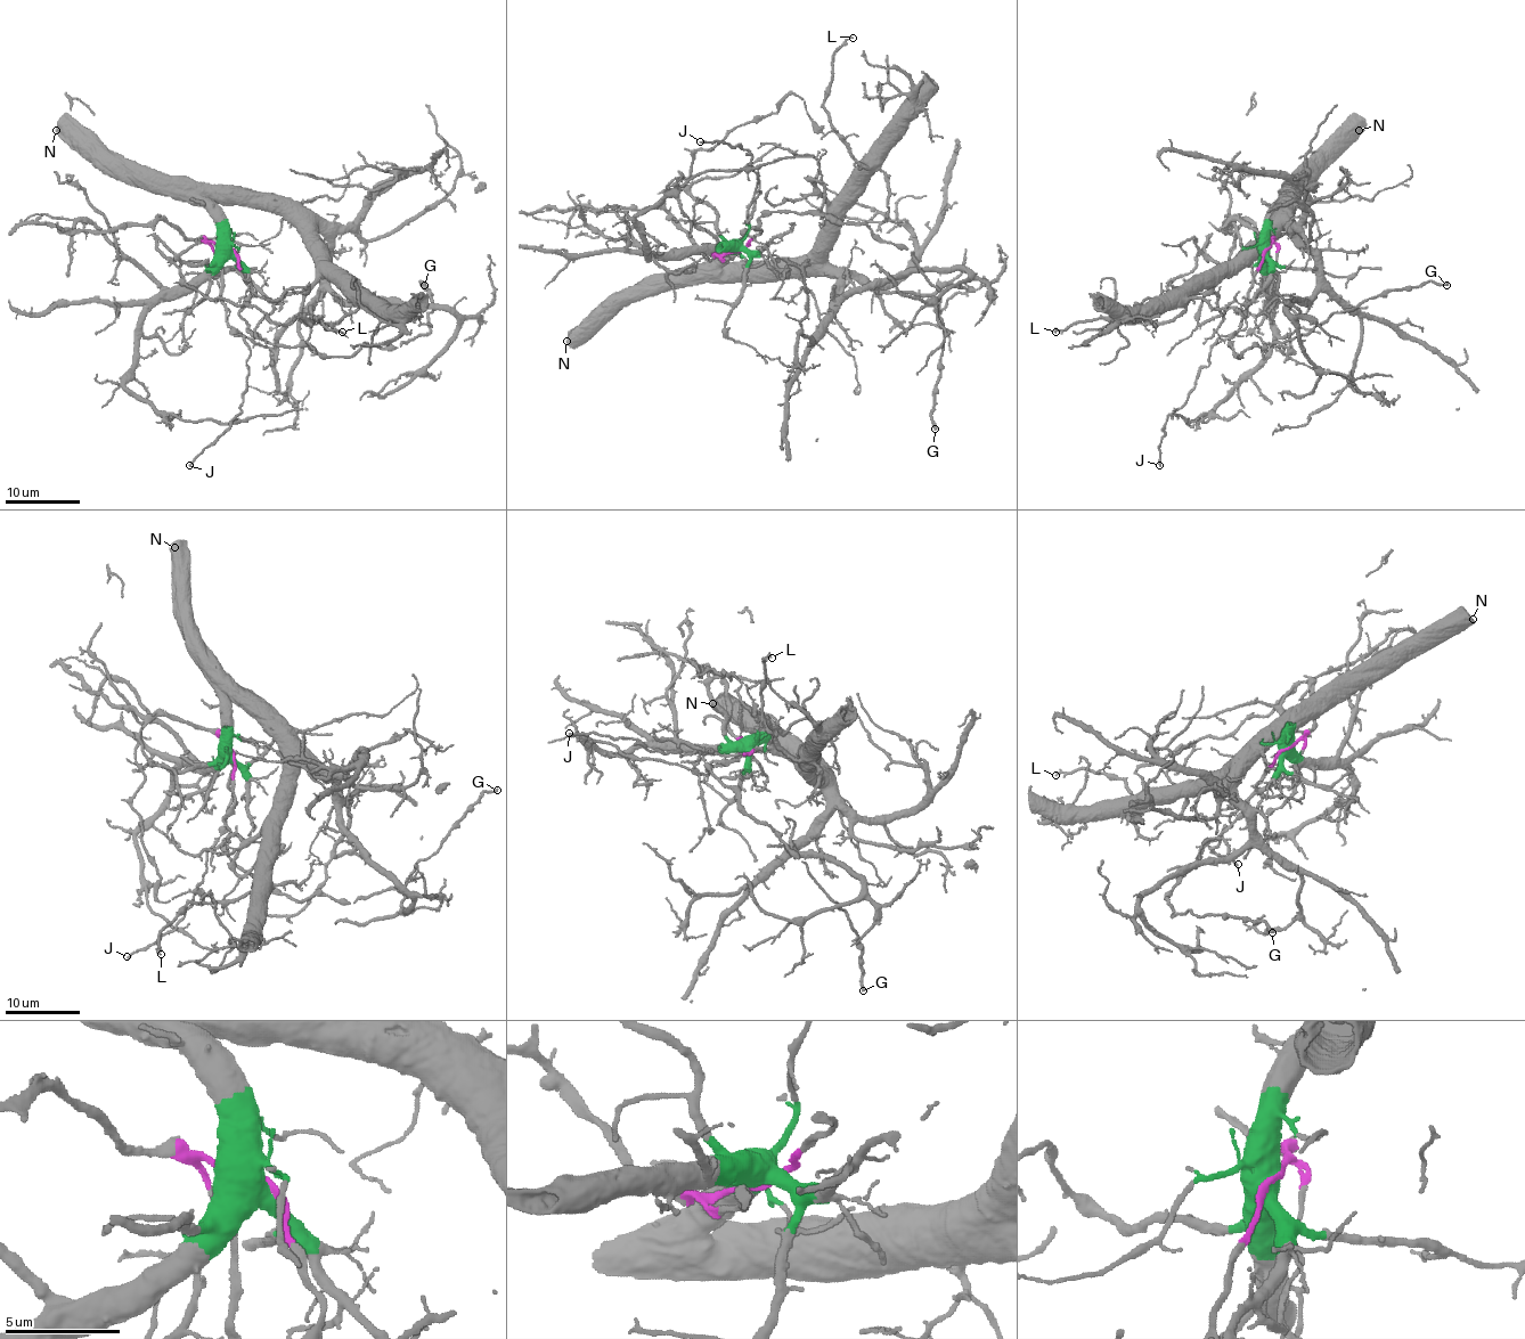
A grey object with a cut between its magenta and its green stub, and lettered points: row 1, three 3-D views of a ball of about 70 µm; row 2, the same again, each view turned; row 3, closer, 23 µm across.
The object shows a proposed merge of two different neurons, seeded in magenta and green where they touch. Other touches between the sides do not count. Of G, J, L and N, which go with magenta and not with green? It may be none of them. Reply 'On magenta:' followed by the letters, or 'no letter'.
On magenta: G, J

